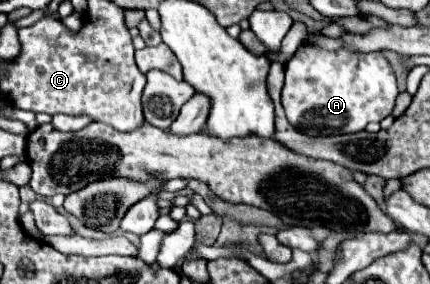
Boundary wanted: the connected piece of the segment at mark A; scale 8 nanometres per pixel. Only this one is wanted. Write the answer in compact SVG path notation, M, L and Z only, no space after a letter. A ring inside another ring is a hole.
M303 43L295 51L295 55L285 63L285 85L281 89L281 103L285 107L285 115L289 123L311 137L329 137L329 135L343 135L343 133L357 133L365 129L371 121L381 121L391 115L395 97L399 95L395 73L391 63L385 59L381 51L361 53L351 51L347 45L341 45L337 51L327 51L313 43Z

